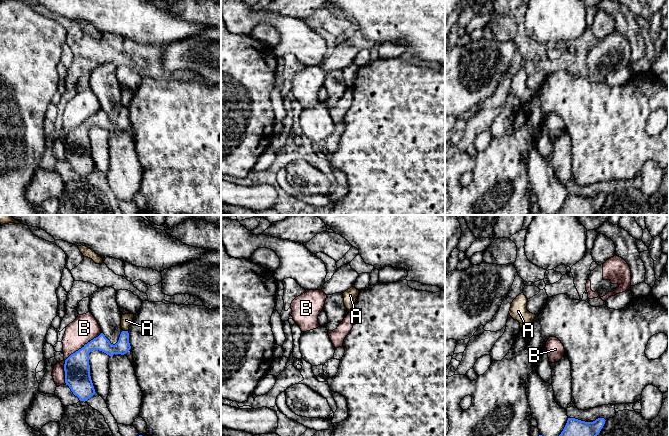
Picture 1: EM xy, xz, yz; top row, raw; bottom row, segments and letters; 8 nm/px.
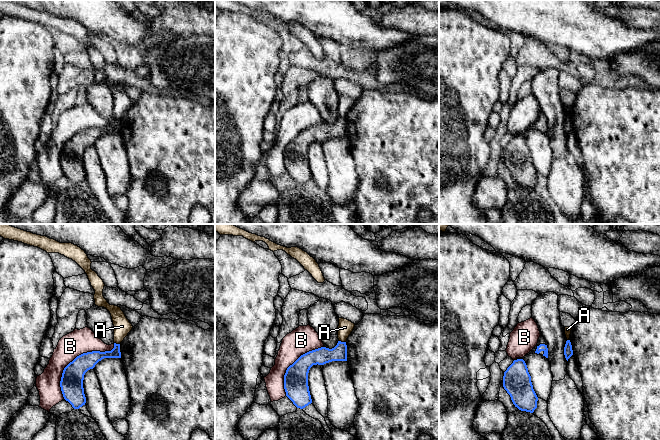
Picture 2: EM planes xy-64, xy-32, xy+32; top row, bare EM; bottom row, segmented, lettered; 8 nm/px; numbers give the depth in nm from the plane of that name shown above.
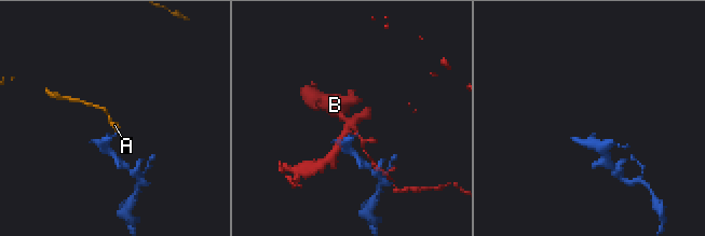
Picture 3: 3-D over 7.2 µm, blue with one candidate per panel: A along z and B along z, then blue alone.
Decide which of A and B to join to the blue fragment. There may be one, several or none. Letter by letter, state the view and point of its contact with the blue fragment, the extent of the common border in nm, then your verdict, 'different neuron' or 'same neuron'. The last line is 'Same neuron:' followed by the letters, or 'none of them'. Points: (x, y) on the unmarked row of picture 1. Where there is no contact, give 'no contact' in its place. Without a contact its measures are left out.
A: xy (125, 107) | 40 nm | different neuron
B: xy (71, 130) | 500 nm | different neuron
Same neuron: none of them

